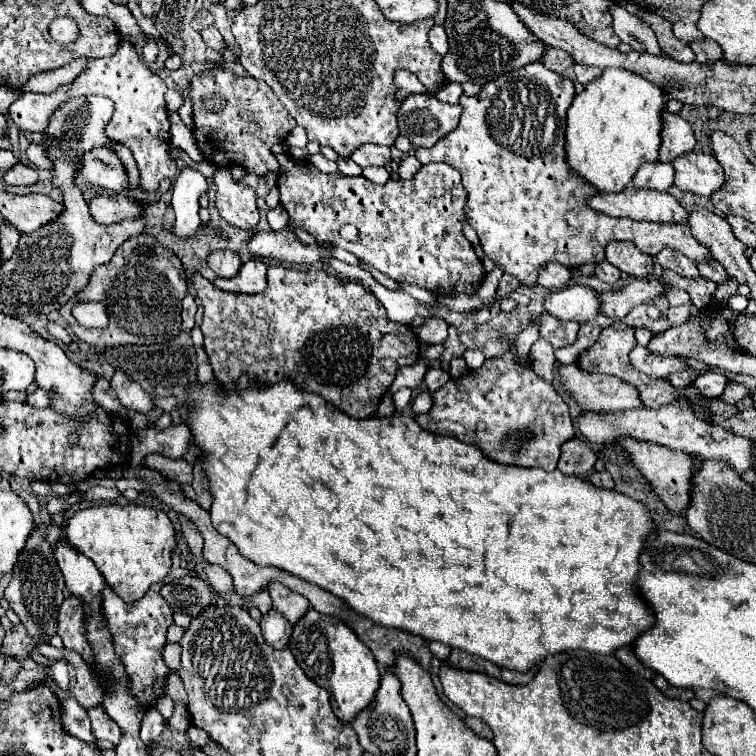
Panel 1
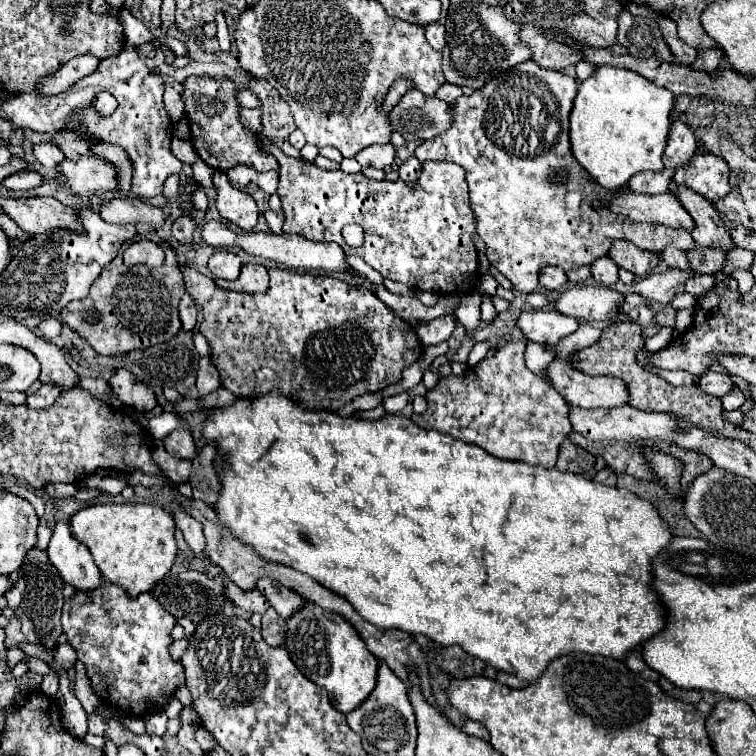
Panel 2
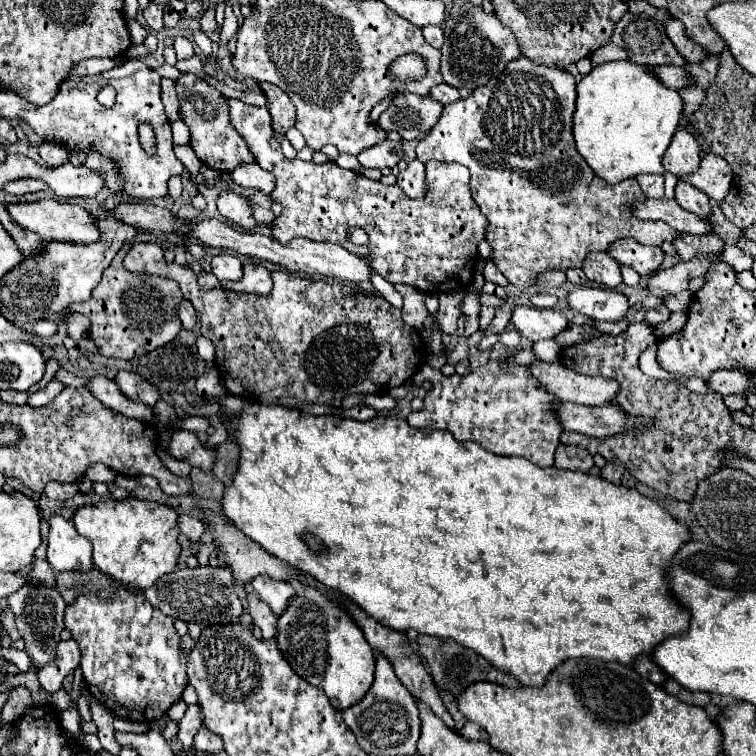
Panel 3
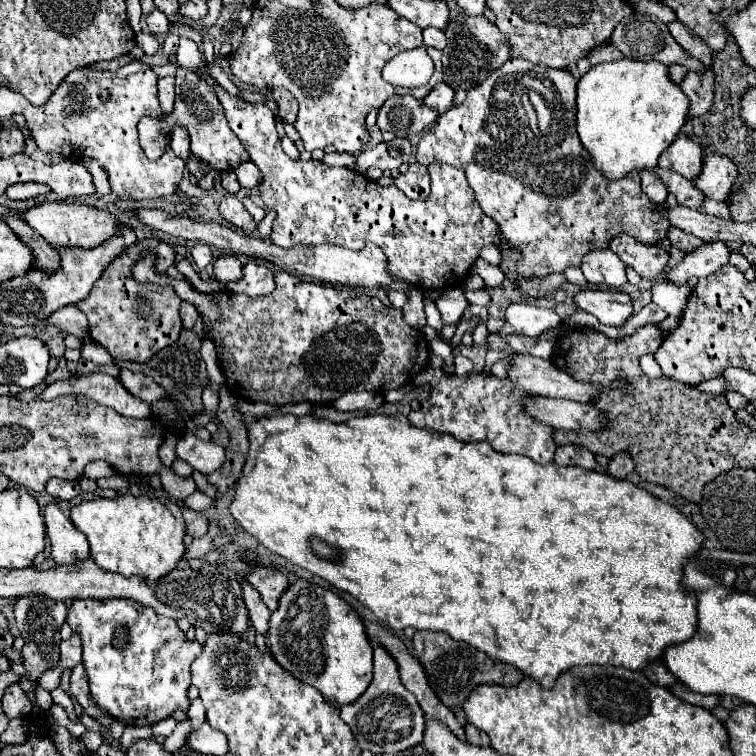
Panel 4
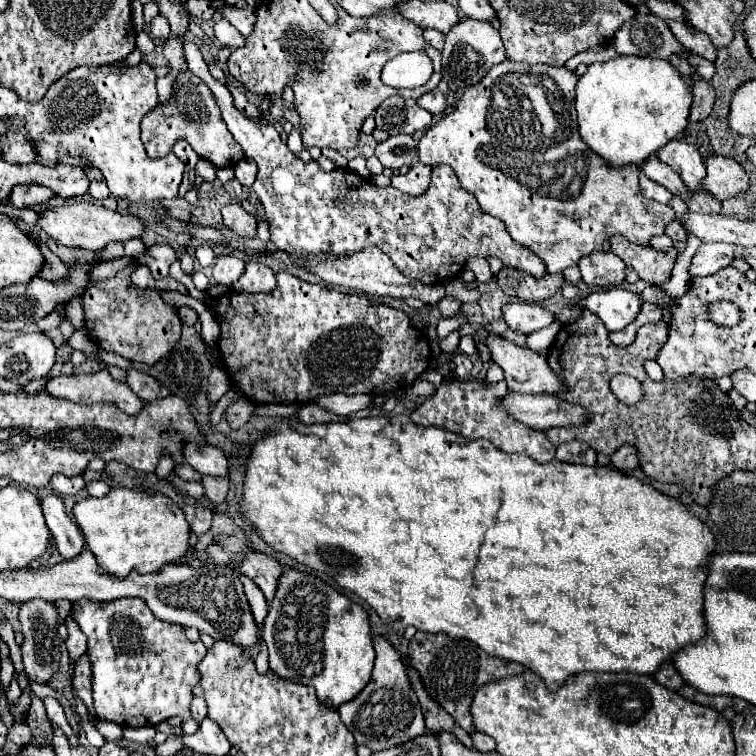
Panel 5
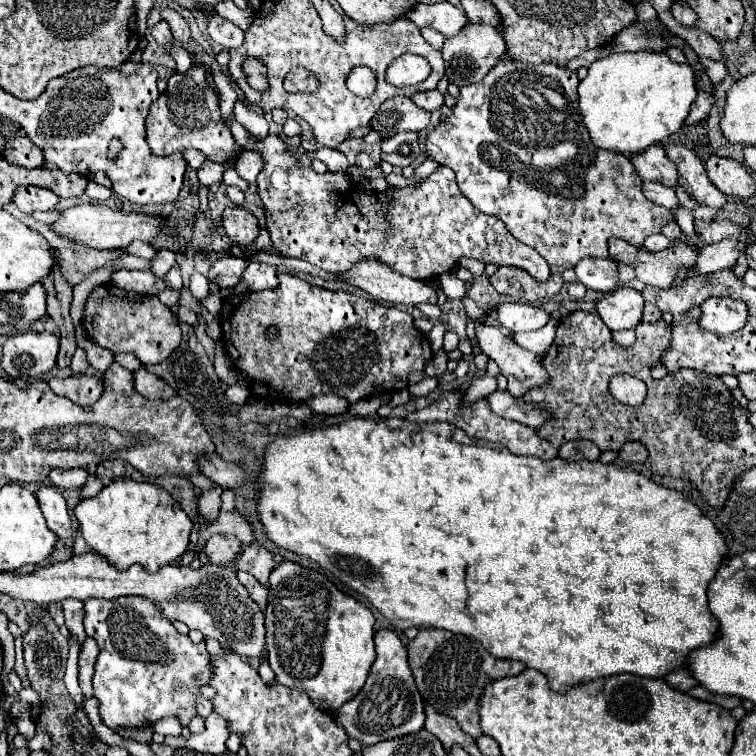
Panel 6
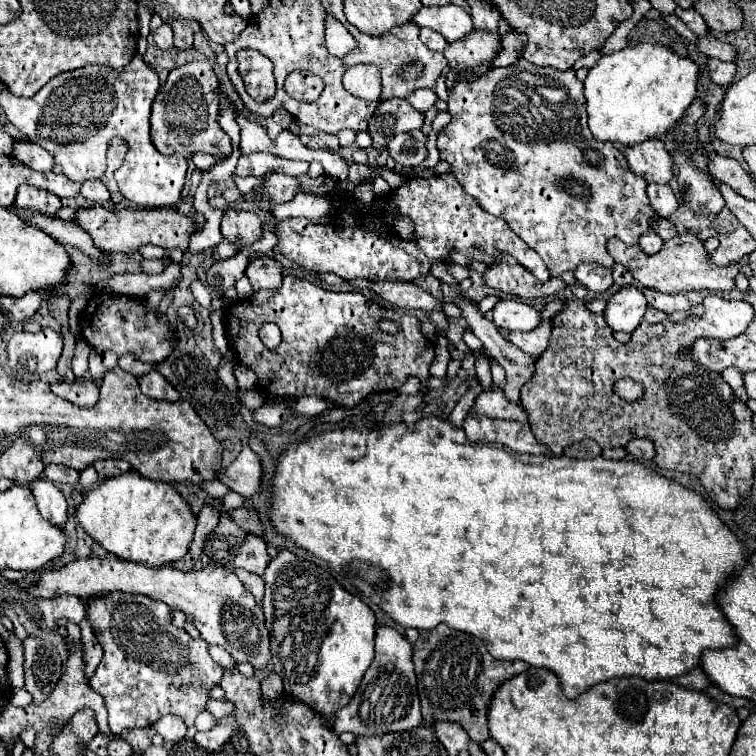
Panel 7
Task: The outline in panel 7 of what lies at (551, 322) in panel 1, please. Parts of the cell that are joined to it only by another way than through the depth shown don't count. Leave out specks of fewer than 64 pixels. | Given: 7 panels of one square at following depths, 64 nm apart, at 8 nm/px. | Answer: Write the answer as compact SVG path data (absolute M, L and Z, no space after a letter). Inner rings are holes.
M512 298L498 300L492 310L492 316L496 326L506 330L522 330L522 332L530 332L542 322L536 308L528 306L522 300L512 300Z

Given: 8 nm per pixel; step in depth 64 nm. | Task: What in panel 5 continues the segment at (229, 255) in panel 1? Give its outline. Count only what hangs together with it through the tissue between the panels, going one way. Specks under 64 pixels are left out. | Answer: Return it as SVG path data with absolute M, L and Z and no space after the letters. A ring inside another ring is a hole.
M220 256L212 266L212 278L224 286L232 286L242 272L244 272L244 262L234 260L232 256Z

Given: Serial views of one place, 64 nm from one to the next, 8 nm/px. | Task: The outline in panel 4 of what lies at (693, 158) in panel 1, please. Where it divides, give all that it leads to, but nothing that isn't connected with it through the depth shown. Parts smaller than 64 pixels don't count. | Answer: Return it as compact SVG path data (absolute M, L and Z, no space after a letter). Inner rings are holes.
M710 154L704 158L702 172L694 184L704 196L724 202L738 182L738 176L738 166L730 158Z

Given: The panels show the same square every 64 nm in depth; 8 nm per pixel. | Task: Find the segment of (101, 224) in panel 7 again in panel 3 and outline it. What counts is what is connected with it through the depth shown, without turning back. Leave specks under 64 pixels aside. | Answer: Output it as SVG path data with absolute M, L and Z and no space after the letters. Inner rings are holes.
M38 200L32 204L12 204L6 206L10 216L26 230L32 230L36 234L40 234L46 242L48 240L66 240L72 244L92 244L100 238L100 230L96 224L96 218L82 206L76 204L68 204L68 202L60 202L60 200Z

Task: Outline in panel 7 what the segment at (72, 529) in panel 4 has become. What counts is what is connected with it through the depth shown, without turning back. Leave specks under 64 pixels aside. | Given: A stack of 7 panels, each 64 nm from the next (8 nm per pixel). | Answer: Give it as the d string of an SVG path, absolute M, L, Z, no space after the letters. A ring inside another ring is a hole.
M34 480L32 482L32 494L36 496L40 514L50 520L56 526L66 524L66 500L64 494L50 482L50 480Z

